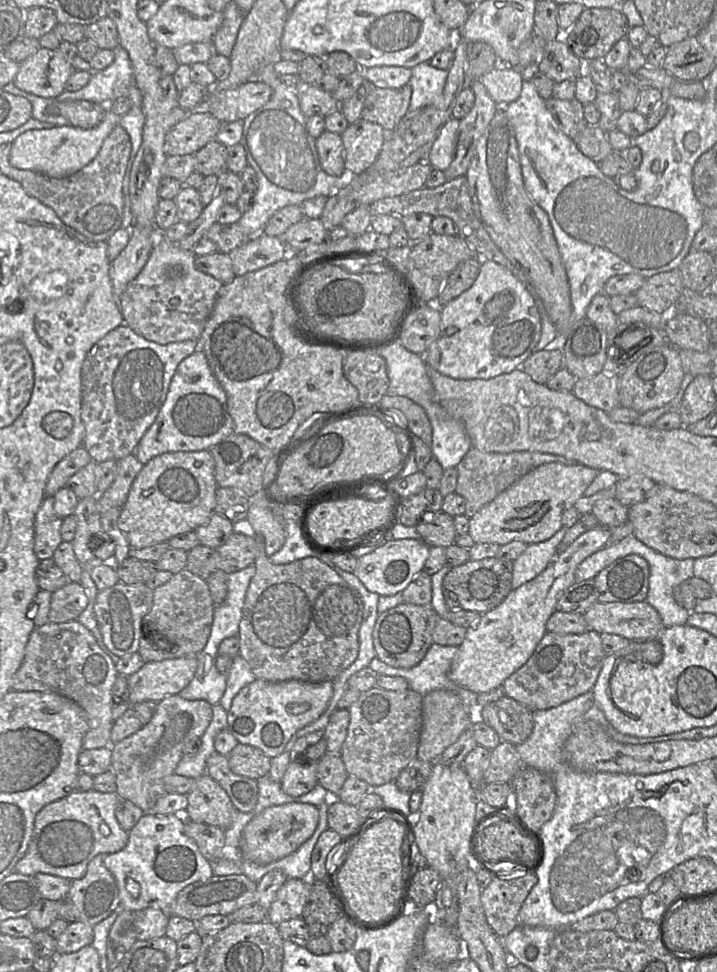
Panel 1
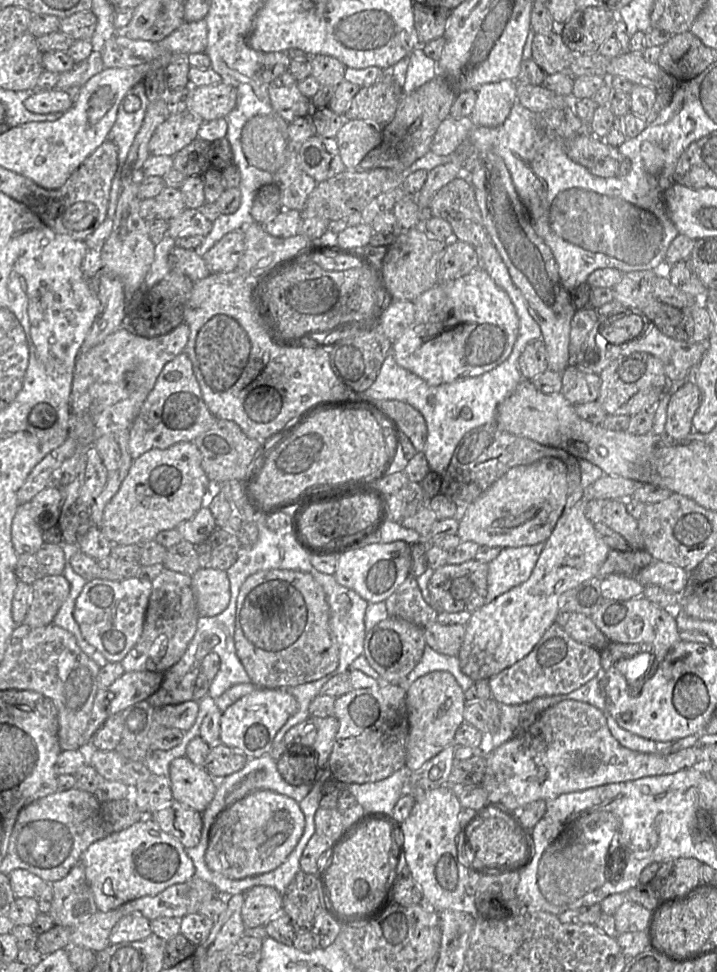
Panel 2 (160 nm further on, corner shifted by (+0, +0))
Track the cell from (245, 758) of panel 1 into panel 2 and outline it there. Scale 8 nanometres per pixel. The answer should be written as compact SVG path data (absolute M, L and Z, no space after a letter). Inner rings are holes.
M222 743L210 746L204 769L215 779L222 779L241 770L248 758Z

